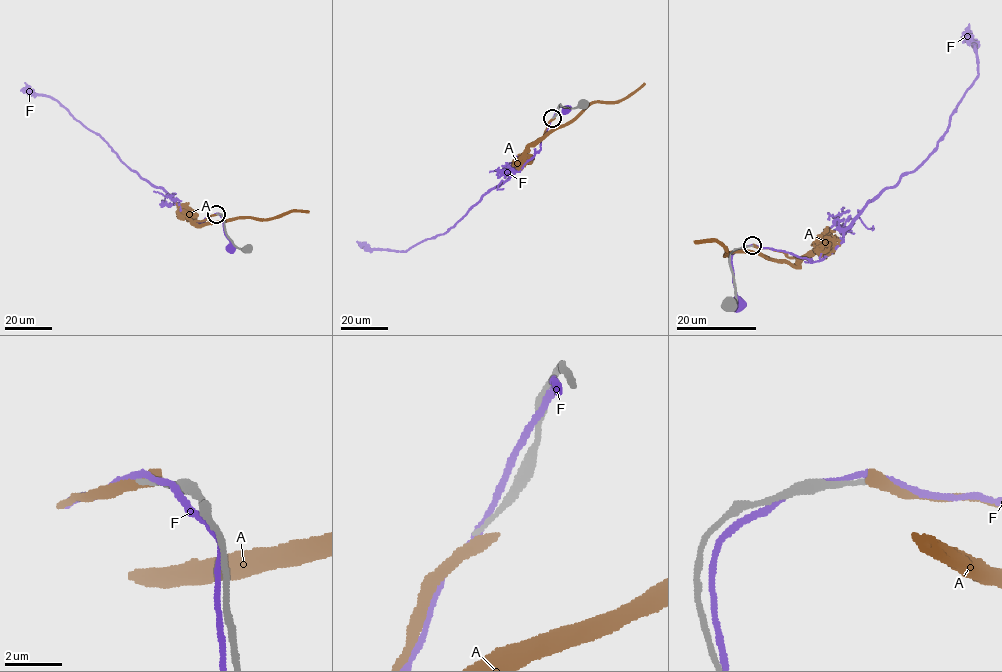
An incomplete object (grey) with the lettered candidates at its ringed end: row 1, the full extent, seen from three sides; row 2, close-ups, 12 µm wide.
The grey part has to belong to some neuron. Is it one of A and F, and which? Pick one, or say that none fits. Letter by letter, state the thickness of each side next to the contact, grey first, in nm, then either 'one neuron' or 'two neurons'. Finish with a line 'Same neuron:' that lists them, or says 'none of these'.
A: 150 nm thick on the grey side, 550 nm on the other; two neurons
F: 240 nm thick on the grey side, 190 nm on the other; two neurons
Same neuron: none of these

